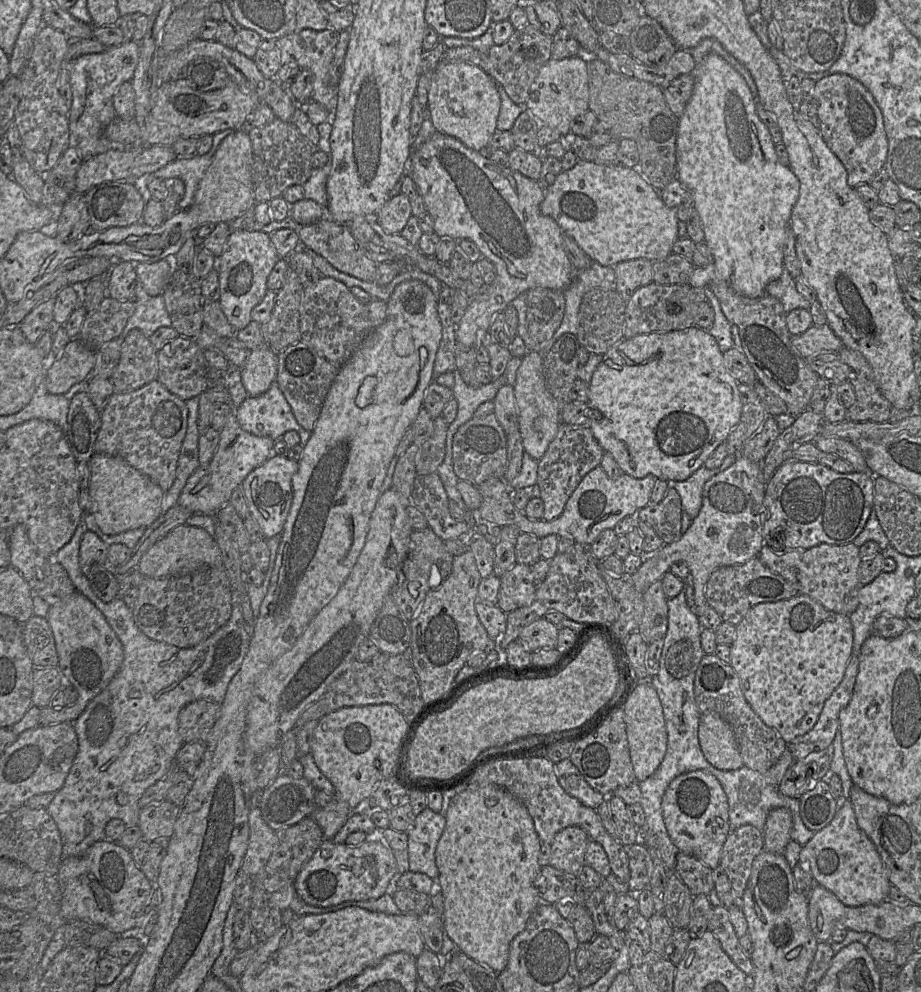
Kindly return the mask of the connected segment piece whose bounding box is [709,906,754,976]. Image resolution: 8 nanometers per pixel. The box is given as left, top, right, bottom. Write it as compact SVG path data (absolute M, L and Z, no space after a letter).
M725 906L713 907L710 912L709 931L720 941L725 953L746 975L753 973L753 963L740 945L739 938L730 921L729 910Z

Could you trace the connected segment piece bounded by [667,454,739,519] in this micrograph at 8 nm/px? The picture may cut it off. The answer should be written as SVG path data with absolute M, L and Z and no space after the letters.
M728 454L718 468L709 469L704 465L685 481L667 481L669 488L675 488L681 498L682 509L696 518L702 506L702 492L705 483L713 476L724 471L736 462L739 454Z

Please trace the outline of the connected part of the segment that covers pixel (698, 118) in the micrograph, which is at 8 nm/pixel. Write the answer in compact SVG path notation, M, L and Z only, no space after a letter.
M708 54L699 64L695 64L695 68L690 74L693 74L695 84L692 96L686 105L685 111L679 117L676 148L677 179L694 201L695 211L698 212L703 223L705 242L711 249L713 255L713 263L707 266L694 268L690 278L690 285L694 288L710 287L712 280L719 279L726 281L738 294L749 298L757 298L766 294L767 285L778 279L784 269L786 233L791 225L792 210L799 198L800 182L789 167L780 163L772 137L765 124L756 114L755 100L741 74L717 54Z

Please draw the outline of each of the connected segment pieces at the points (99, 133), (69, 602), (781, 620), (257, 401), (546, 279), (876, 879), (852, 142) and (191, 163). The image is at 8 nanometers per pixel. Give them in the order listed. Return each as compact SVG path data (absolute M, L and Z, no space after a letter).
M125 41L118 46L106 47L101 53L82 55L67 64L72 90L72 104L68 114L69 146L74 147L79 152L82 161L105 153L110 149L126 150L125 144L109 140L105 136L105 129L117 117L113 97L123 83L131 82L133 79L139 56L140 42Z
M79 591L50 605L46 618L55 640L58 668L64 678L76 687L78 699L73 705L63 708L40 708L40 724L74 722L120 670L124 660L123 645L102 612Z
M807 595L760 603L750 609L738 625L731 645L730 665L741 681L747 702L766 725L790 743L816 724L825 701L842 682L852 656L853 627L850 617L827 610Z
M276 381L265 393L247 397L236 409L236 418L243 430L274 441L282 438L287 431L295 430L300 435L300 445L303 447L312 433L299 425Z
M437 131L409 156L405 174L411 176L422 196L434 221L434 232L439 237L473 241L496 268L493 283L479 287L481 296L469 302L456 326L457 343L482 346L477 332L488 331L496 314L520 294L539 287L564 291L569 286L573 266L564 249L563 231L553 218L540 211L546 191L539 181L500 167L457 138Z
M846 800L838 810L832 821L823 829L815 832L807 844L802 846L799 863L803 870L810 873L815 883L830 890L848 907L859 907L867 904L880 904L889 899L892 884L888 872L874 843L858 826L853 804Z
M835 73L816 82L814 101L820 133L845 167L847 184L852 188L869 184L885 168L888 154L884 116L873 95L857 79L847 74Z
M226 129L214 134L212 147L204 155L195 154L191 157L178 156L175 160L158 169L154 173L145 174L140 184L134 184L141 190L145 202L147 203L148 200L152 198L147 191L147 184L150 180L154 178L163 180L179 178L185 184L185 194L179 202L179 208L181 210L189 208L193 203L200 181L213 162L215 152L217 151L219 145L228 135L233 134L236 131L237 130L234 129Z

